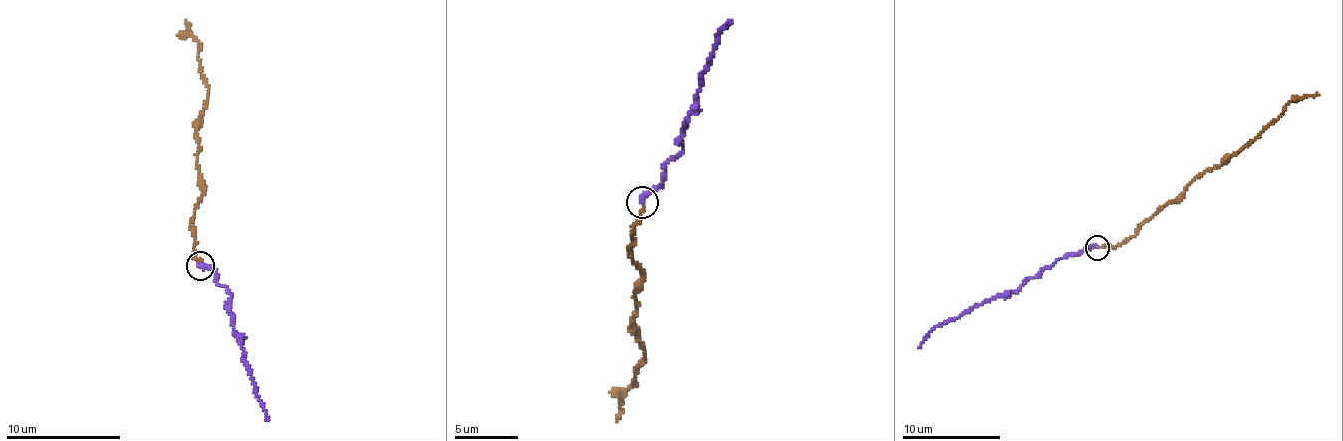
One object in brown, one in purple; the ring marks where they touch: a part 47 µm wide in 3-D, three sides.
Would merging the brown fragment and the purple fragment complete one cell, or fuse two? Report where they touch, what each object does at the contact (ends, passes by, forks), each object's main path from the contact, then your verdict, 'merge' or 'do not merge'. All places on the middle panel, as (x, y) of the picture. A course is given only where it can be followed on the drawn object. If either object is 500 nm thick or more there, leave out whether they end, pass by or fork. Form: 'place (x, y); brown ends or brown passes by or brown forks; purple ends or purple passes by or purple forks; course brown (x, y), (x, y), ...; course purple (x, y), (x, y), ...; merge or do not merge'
place (642, 202); brown ends; purple ends; course brown (643, 202), (631, 237), (632, 254), (642, 283), (634, 294), (636, 310), (631, 324), (645, 362), (617, 422); course purple (643, 202), (682, 144), (681, 129), (688, 118), (699, 73), (713, 56), (716, 36), (731, 20); merge

